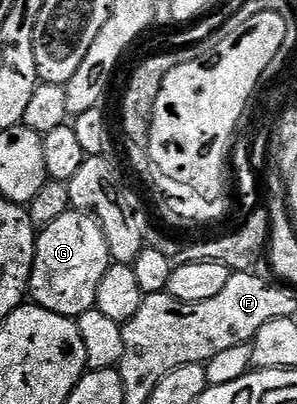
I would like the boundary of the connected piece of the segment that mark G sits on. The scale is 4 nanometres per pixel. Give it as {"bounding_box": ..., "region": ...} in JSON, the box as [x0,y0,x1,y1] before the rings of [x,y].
{"bounding_box":[29,211,111,318],"region":[[[71,211],[37,235],[37,250],[29,276],[29,293],[36,304],[64,317],[79,318],[97,304],[97,292],[111,258],[103,227],[89,213]]]}

